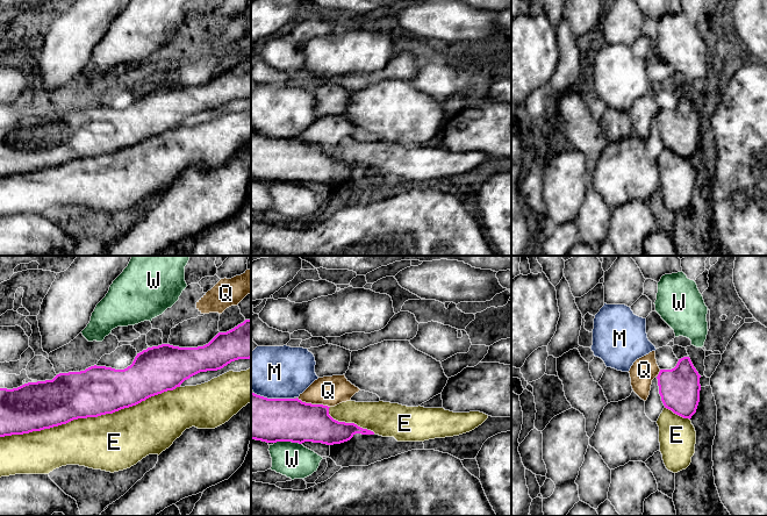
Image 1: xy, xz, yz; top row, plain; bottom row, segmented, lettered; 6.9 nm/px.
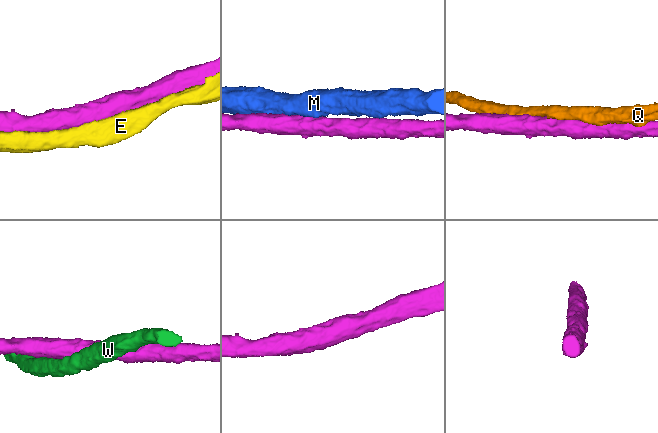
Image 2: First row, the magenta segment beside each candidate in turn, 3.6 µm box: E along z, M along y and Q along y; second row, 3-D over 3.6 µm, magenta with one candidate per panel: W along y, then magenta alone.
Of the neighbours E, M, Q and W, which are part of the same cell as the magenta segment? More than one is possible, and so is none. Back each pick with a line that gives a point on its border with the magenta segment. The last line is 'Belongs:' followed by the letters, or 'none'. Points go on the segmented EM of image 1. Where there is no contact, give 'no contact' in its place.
E: contact xy (90, 416)
Belongs: E

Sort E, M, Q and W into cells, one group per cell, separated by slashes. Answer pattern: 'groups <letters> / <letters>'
groups E / M Q / W

